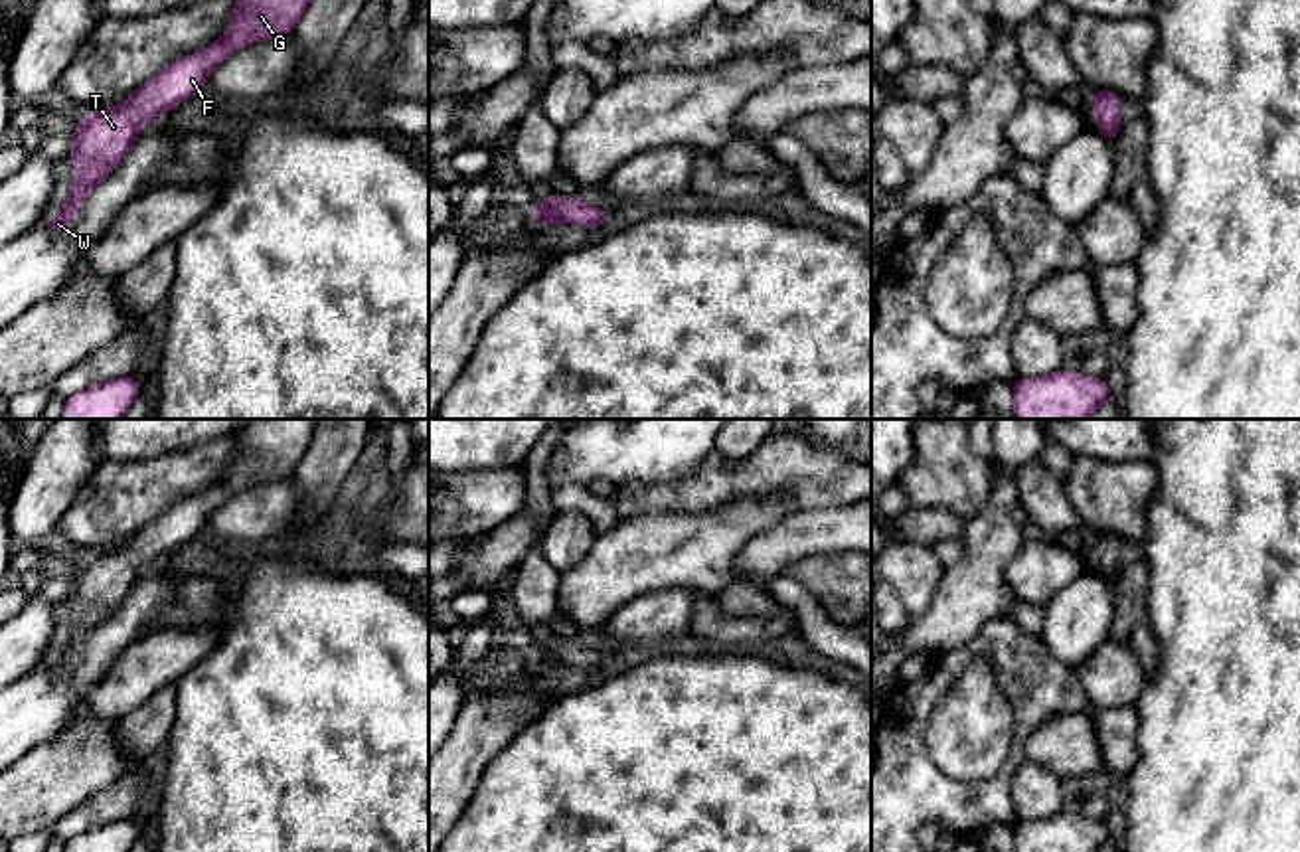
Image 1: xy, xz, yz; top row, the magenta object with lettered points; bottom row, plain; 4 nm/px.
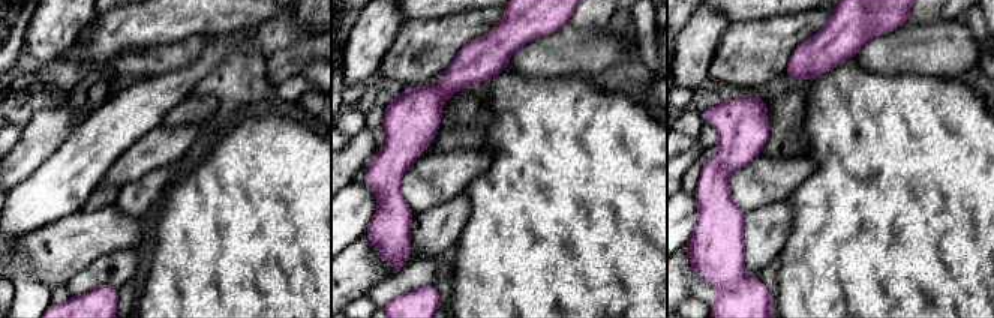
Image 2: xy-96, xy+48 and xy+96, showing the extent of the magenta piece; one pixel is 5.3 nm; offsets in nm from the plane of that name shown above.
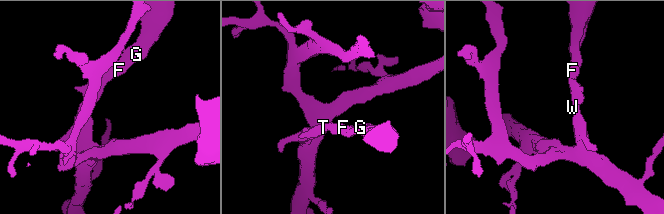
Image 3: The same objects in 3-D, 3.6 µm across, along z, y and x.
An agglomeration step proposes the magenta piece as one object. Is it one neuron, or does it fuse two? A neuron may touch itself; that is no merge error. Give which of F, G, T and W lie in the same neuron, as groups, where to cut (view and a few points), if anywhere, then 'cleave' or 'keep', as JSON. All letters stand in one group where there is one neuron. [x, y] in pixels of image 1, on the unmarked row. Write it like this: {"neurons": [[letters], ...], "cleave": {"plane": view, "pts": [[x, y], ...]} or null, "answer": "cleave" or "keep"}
{"neurons": [["F", "G", "T", "W"]], "cleave": null, "answer": "keep"}

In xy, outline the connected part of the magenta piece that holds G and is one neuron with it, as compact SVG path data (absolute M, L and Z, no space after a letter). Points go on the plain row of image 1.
M253 419L245 429L235 433L235 459L229 463L225 476L205 492L174 502L168 510L140 528L122 546L111 552L99 552L85 557L83 565L73 571L73 593L67 603L77 611L77 621L69 631L69 640L55 662L45 662L49 672L69 676L75 652L83 646L93 631L121 609L132 583L142 575L142 563L156 563L160 555L176 552L200 534L205 534L211 512L227 498L247 490L257 482L275 482L288 478L306 455L316 433L318 419Z

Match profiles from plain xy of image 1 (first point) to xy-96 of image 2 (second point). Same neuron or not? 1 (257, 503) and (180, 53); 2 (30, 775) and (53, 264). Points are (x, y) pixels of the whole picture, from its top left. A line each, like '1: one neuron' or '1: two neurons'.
1: one neuron
2: one neuron

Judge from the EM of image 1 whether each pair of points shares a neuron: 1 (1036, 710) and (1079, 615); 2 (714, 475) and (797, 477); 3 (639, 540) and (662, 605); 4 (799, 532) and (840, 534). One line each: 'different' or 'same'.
1: different
2: same
3: different
4: same

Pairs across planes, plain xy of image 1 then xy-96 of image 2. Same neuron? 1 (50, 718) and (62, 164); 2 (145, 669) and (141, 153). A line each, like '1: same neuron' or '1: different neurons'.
1: same neuron
2: same neuron

